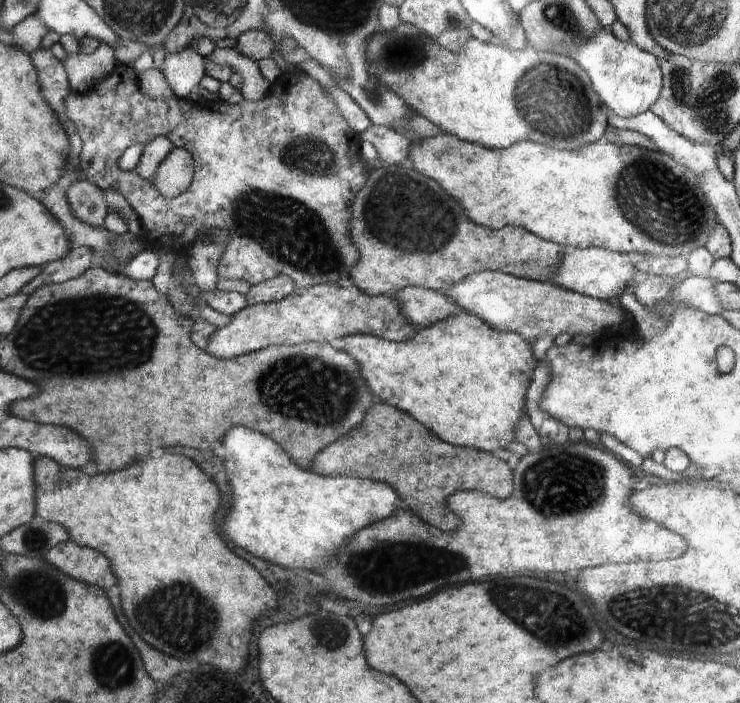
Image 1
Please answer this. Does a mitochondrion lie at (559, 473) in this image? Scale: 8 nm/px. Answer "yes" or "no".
yes

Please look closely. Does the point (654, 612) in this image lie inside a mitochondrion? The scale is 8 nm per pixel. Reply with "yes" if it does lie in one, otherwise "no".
yes

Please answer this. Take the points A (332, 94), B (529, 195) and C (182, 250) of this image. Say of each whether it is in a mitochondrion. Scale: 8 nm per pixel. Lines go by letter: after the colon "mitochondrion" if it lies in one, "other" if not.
A: other
B: other
C: other

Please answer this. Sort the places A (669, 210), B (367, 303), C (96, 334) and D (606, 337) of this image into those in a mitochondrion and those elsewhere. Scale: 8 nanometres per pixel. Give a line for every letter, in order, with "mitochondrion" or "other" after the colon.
A: mitochondrion
B: other
C: mitochondrion
D: other

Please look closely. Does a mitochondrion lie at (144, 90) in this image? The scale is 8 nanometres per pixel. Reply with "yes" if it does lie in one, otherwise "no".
no

